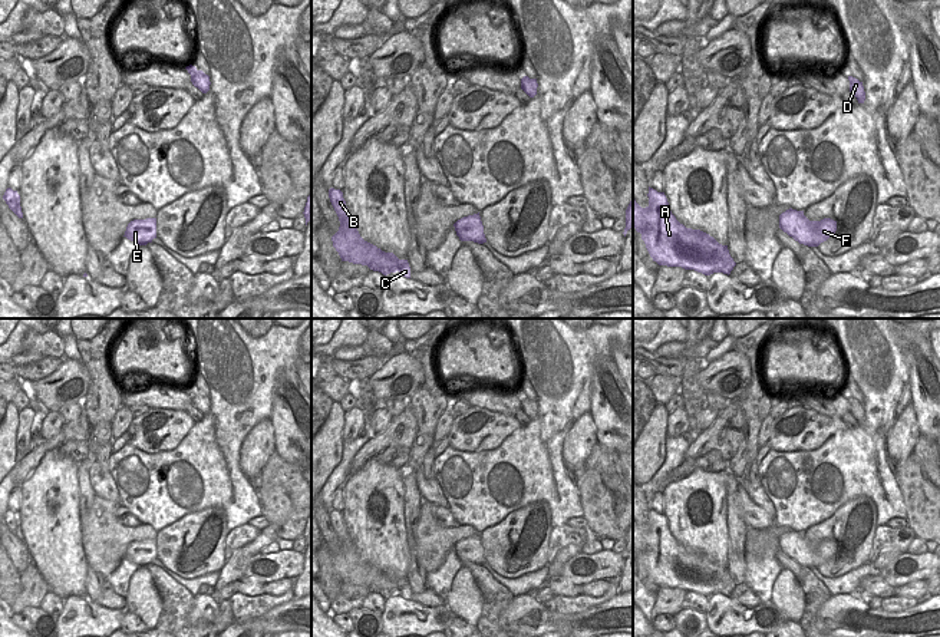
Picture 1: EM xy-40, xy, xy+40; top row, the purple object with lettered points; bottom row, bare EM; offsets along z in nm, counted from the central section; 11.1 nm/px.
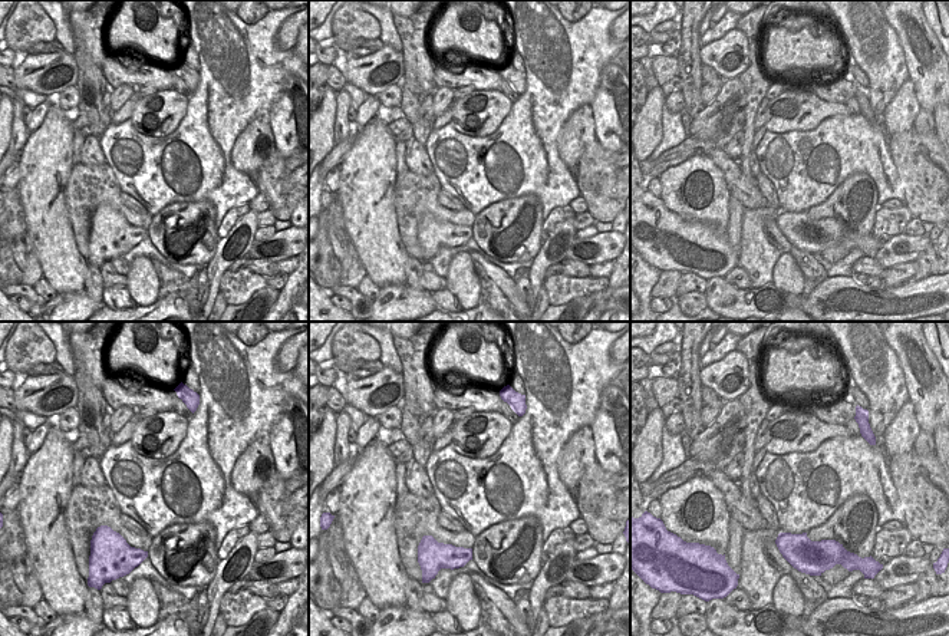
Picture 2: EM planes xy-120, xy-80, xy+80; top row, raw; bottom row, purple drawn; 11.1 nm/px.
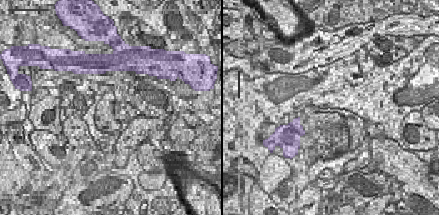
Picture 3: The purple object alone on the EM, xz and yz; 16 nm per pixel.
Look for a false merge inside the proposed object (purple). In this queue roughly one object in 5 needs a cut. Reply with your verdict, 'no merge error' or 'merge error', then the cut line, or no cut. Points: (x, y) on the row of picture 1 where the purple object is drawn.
no merge error; cut none

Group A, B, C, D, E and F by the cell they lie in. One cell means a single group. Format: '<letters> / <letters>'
A B C D E F

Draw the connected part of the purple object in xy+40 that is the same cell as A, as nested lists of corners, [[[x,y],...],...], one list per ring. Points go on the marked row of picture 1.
[[[649,187],[649,205],[641,208],[633,198],[633,227],[641,234],[646,248],[659,265],[682,267],[705,275],[730,274],[736,263],[728,245],[713,237],[686,228],[669,208],[664,192]]]

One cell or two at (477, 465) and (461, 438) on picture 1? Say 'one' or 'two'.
two

